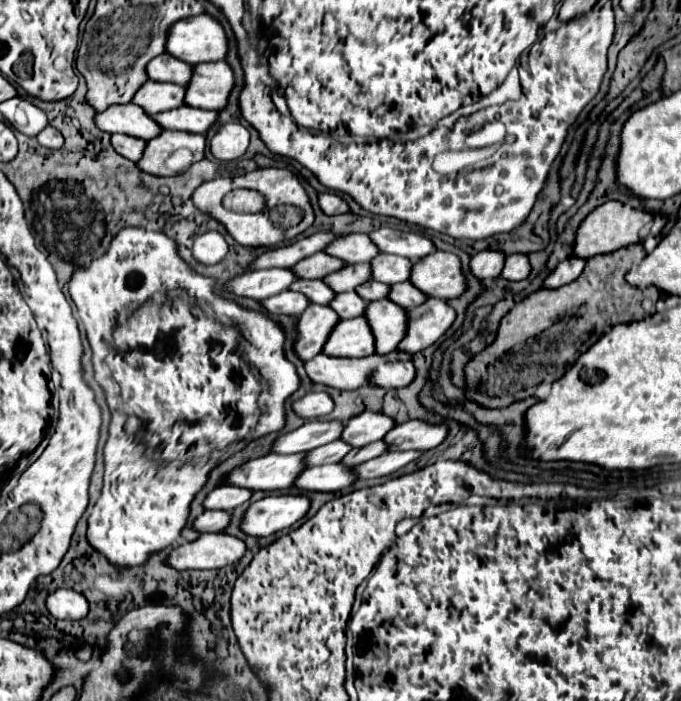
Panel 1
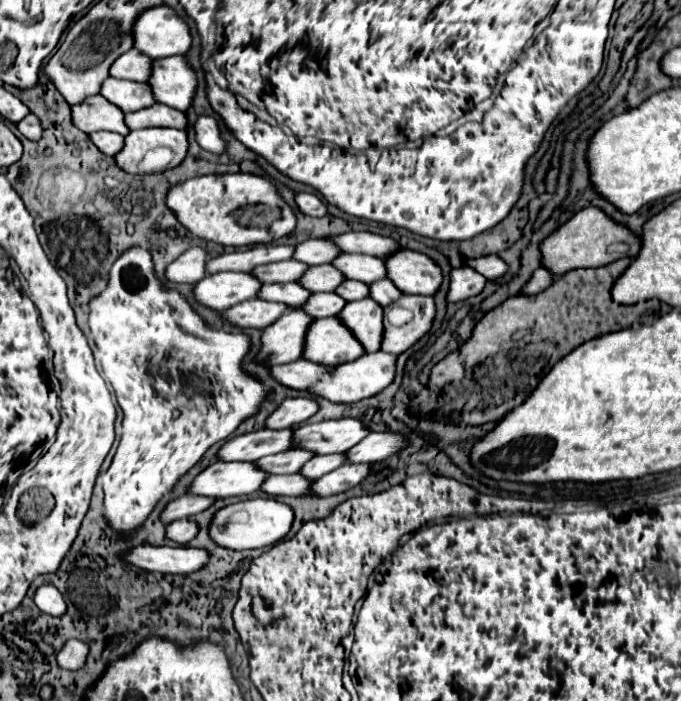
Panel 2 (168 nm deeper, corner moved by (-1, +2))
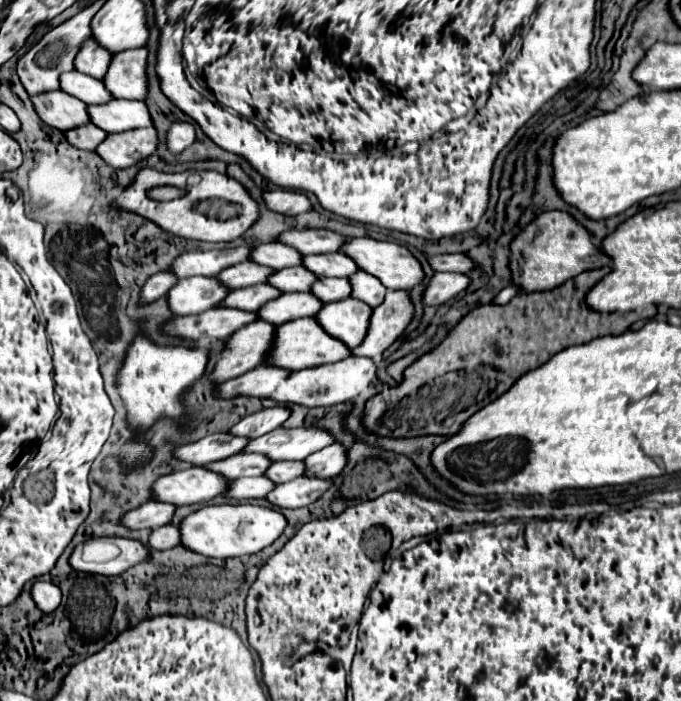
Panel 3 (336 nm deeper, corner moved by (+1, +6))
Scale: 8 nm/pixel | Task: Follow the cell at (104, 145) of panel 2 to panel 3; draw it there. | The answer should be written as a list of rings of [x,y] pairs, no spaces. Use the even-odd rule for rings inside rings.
[[[82,124],[64,132],[66,142],[78,150],[96,150],[96,146],[106,138],[106,132],[92,124]]]

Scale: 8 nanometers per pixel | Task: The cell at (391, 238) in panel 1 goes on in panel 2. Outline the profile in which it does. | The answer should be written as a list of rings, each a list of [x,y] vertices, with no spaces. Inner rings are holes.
[[[348,232],[348,234],[340,234],[336,238],[332,238],[344,252],[362,252],[362,254],[372,254],[372,256],[384,256],[388,258],[388,254],[392,256],[392,252],[402,250],[402,246],[388,238],[388,236],[380,236],[380,234],[372,234],[372,232]]]

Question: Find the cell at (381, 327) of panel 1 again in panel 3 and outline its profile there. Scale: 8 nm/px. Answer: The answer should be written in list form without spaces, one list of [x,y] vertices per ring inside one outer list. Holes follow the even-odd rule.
[[[344,298],[322,306],[322,314],[318,314],[318,324],[324,326],[324,330],[332,338],[346,342],[346,346],[350,348],[356,348],[366,336],[370,314],[372,308],[366,306],[364,302]]]

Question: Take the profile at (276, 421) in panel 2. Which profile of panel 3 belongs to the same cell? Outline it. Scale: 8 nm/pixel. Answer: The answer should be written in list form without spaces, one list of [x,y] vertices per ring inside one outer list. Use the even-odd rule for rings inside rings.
[[[274,406],[274,408],[266,408],[260,410],[256,414],[250,414],[246,418],[242,418],[238,424],[234,424],[228,434],[234,436],[244,436],[244,438],[258,438],[262,434],[268,434],[270,430],[282,426],[282,422],[290,416],[290,410],[284,406]]]

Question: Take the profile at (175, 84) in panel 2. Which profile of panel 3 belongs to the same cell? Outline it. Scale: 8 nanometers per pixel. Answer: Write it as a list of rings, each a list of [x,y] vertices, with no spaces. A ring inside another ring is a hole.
[[[122,50],[112,54],[110,70],[106,70],[106,78],[102,84],[114,98],[128,98],[128,100],[144,100],[146,98],[146,50]]]

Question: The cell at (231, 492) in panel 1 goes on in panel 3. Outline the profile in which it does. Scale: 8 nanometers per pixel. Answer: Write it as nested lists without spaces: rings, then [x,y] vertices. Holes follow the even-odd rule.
[[[146,502],[142,506],[138,506],[138,510],[130,510],[130,514],[126,514],[126,518],[122,518],[122,526],[130,528],[130,530],[142,530],[142,528],[158,528],[164,526],[172,520],[176,506],[170,504],[162,504],[162,502]]]

